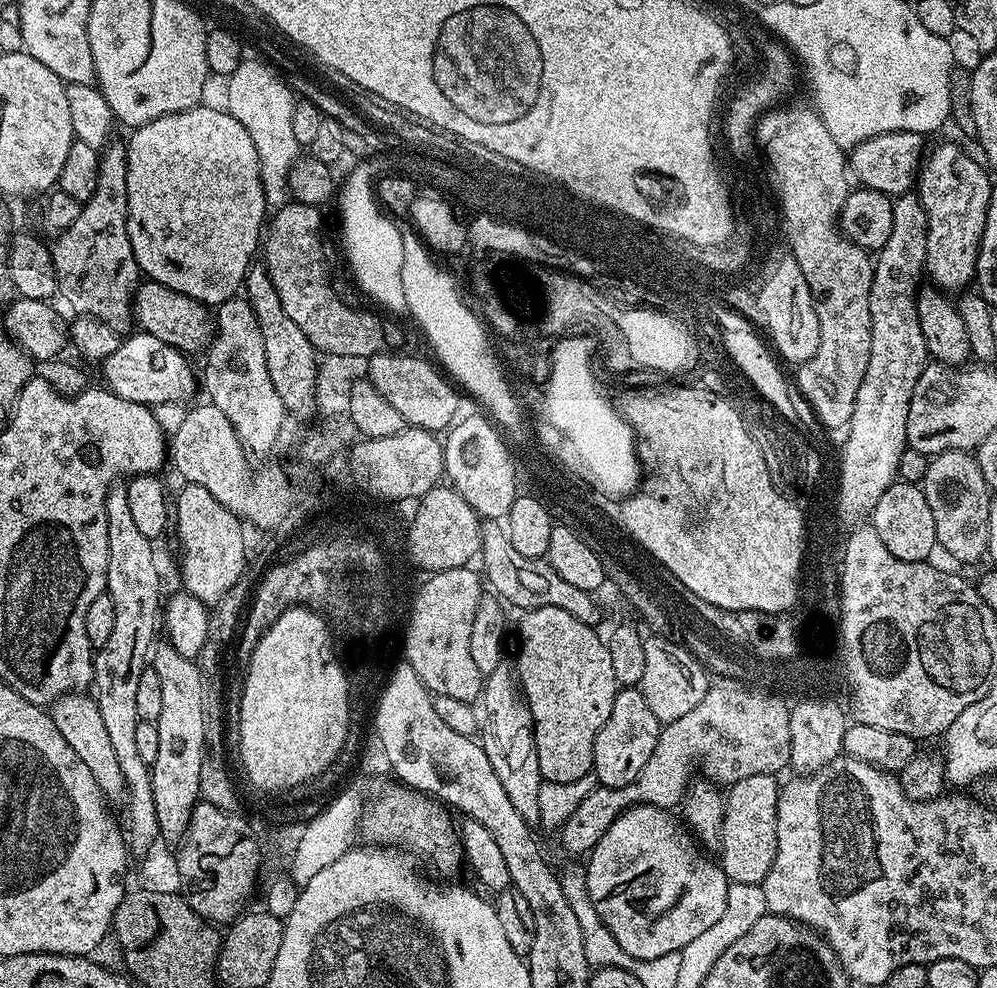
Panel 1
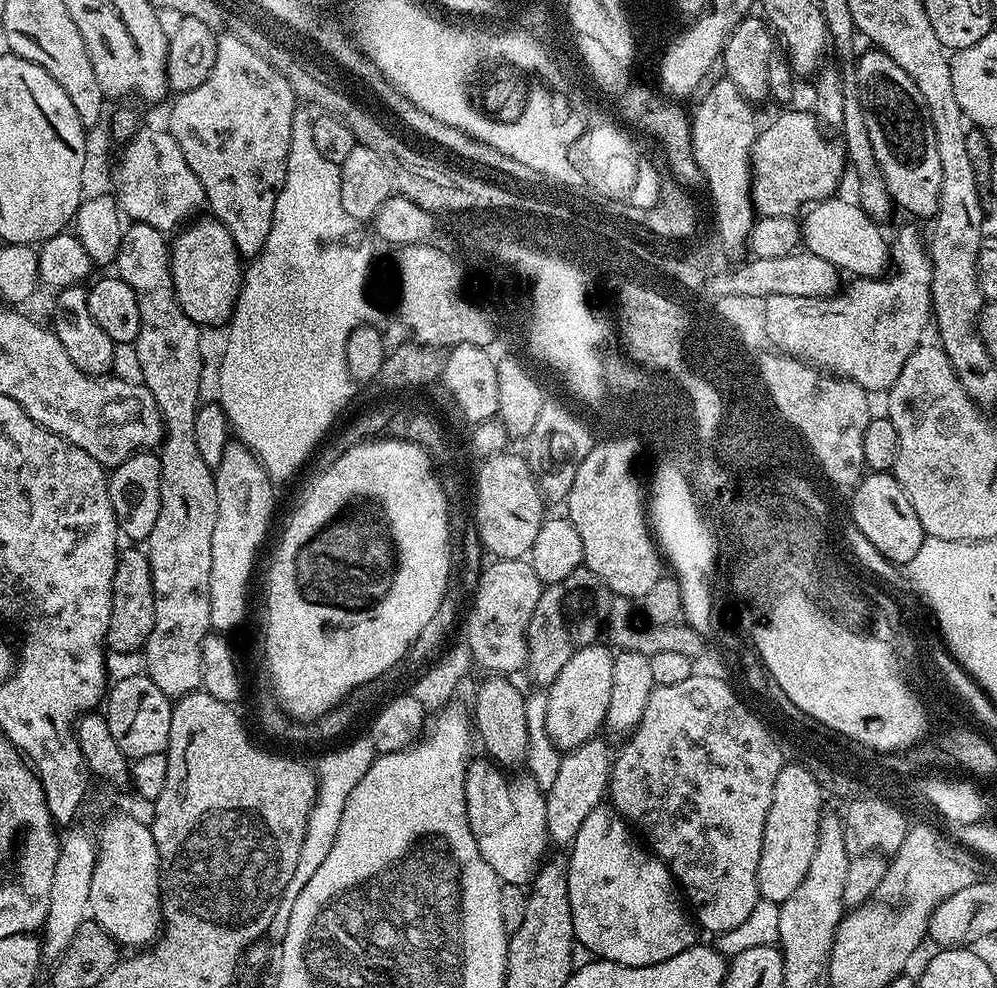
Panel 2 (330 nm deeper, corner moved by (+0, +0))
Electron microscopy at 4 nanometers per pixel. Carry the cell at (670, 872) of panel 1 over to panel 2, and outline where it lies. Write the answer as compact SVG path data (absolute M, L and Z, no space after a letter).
M601 802L594 810L590 810L590 814L586 814L586 822L582 822L582 826L578 826L578 834L572 839L570 851L572 851L572 856L569 855L567 857L568 893L570 894L570 914L574 922L574 934L579 943L586 945L592 951L593 957L637 968L638 966L650 966L658 962L666 962L666 958L674 958L674 954L682 954L682 950L686 950L697 943L698 936L692 933L692 928L694 929L693 921L690 919L689 913L682 903L682 896L678 891L676 881L672 878L672 871L641 843L637 833L633 831L628 821L615 808Z

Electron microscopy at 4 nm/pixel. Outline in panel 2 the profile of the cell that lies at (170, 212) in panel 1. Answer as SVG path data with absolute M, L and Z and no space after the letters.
M193 219L175 233L176 241L171 241L174 290L178 306L182 306L186 318L201 326L224 326L232 319L232 311L238 302L242 283L242 257L234 246L234 238L230 238L230 230L226 230L220 220L207 219Z

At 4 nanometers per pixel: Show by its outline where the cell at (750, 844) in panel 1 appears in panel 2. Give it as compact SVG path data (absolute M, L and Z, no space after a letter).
M788 762L782 770L778 770L770 814L766 814L766 830L762 830L762 858L758 858L758 890L761 900L781 905L786 898L790 898L790 894L794 894L794 890L798 890L798 882L806 878L806 870L810 870L810 858L814 858L814 850L818 846L820 817L825 811L824 799L826 793L821 784L802 765Z

